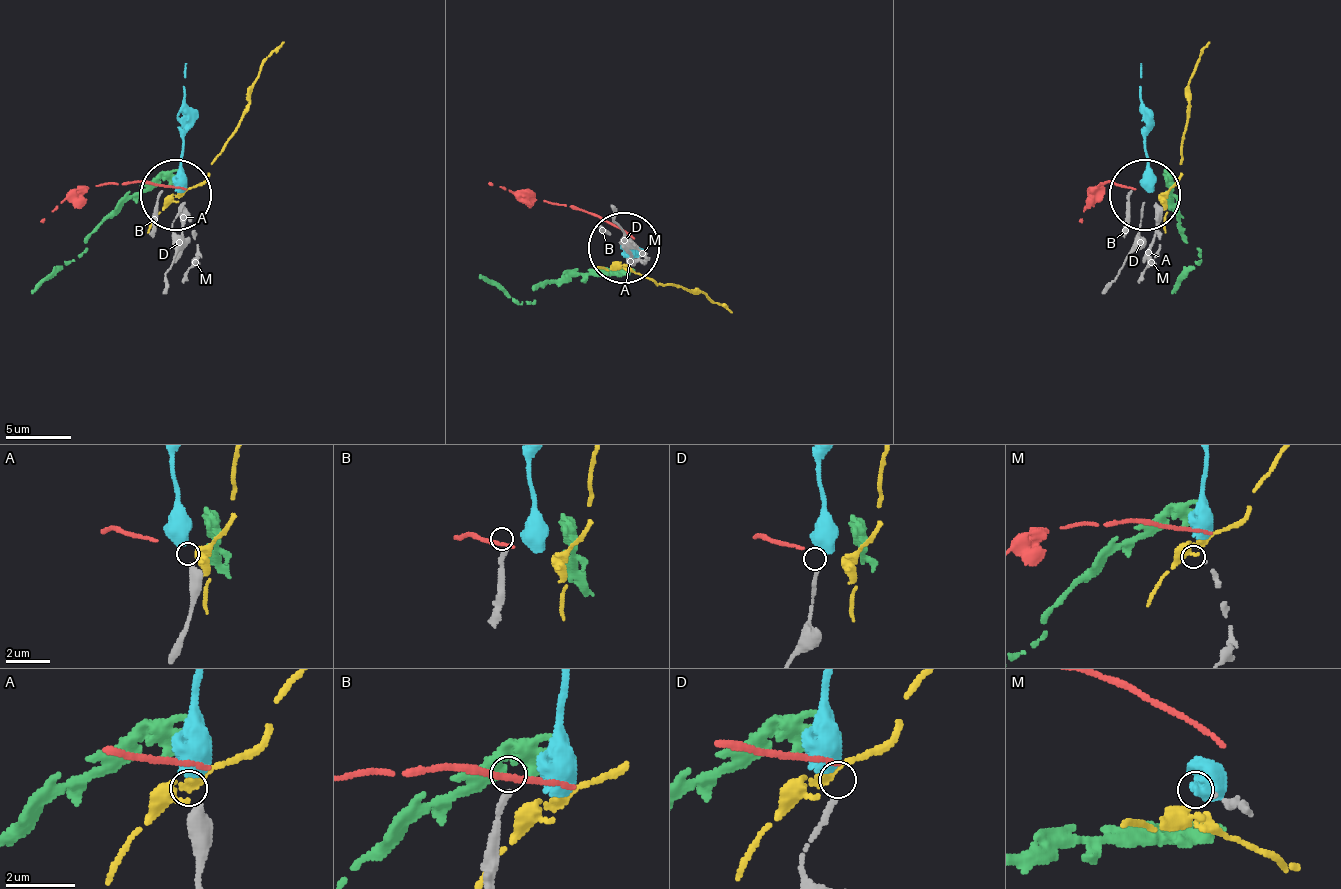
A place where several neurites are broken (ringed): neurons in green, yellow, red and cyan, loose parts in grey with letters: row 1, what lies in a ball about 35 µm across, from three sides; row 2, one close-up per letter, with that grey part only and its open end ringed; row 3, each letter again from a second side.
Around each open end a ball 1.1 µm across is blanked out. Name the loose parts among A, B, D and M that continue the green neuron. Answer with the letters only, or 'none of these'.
none of these

